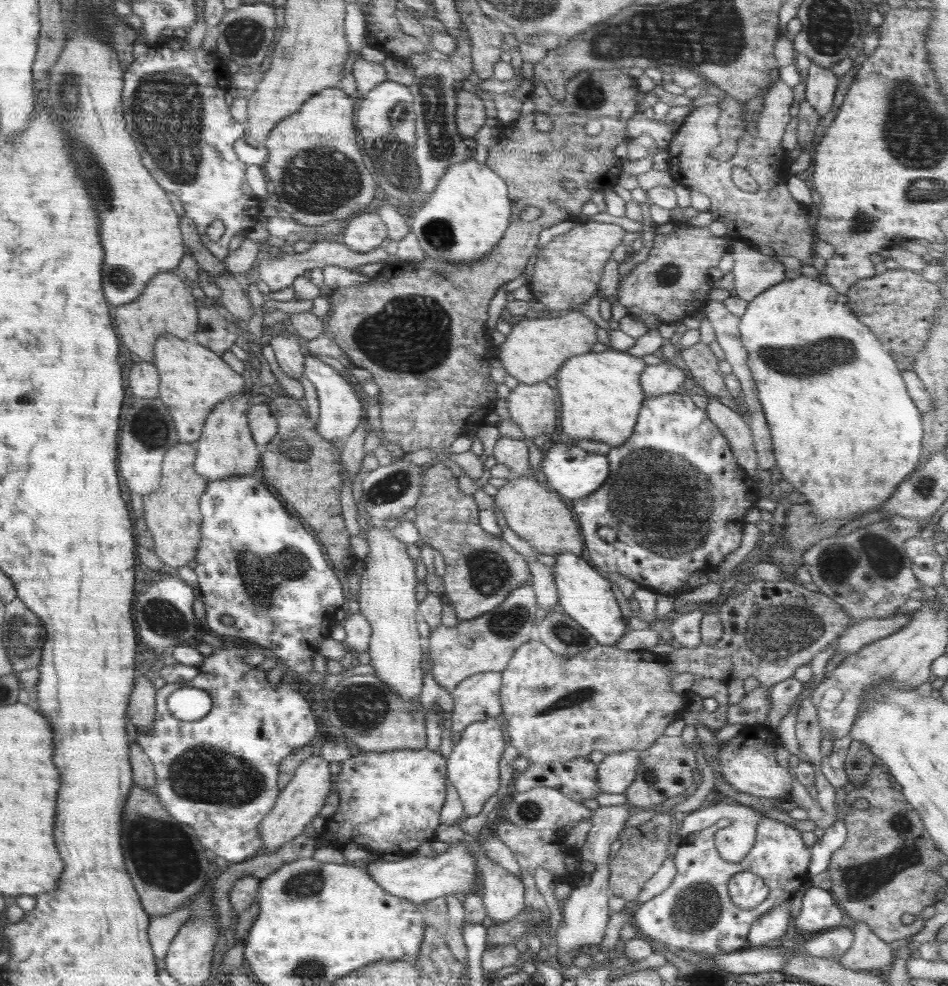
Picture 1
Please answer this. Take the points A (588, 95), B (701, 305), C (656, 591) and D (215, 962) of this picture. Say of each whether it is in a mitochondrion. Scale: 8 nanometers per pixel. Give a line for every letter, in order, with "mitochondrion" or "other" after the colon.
A: mitochondrion
B: other
C: other
D: other

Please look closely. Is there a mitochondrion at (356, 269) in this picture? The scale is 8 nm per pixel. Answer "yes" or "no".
no

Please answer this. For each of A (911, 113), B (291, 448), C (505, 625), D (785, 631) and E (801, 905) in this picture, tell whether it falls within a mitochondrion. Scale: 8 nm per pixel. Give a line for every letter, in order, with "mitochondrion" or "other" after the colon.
A: mitochondrion
B: mitochondrion
C: mitochondrion
D: mitochondrion
E: other

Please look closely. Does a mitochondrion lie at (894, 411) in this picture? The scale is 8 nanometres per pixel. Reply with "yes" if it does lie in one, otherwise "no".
no

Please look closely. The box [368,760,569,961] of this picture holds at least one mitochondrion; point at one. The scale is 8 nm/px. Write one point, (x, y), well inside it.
(529, 812)

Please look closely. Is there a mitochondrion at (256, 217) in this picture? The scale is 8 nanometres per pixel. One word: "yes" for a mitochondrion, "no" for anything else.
no

